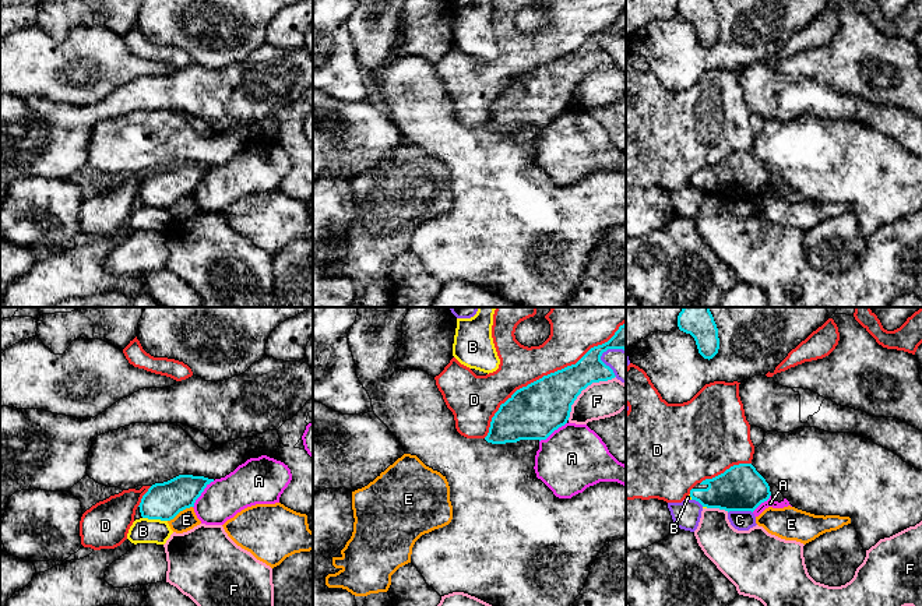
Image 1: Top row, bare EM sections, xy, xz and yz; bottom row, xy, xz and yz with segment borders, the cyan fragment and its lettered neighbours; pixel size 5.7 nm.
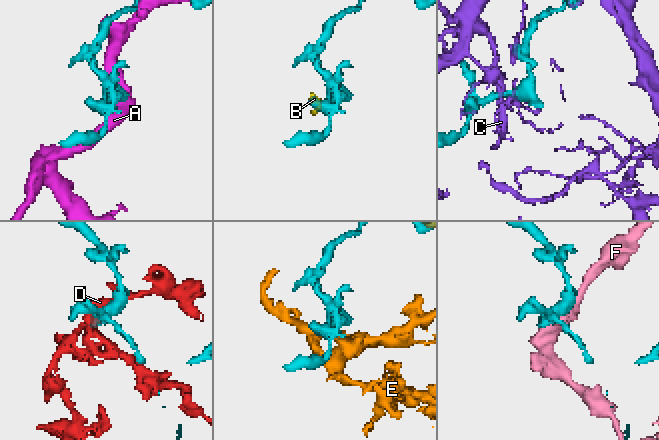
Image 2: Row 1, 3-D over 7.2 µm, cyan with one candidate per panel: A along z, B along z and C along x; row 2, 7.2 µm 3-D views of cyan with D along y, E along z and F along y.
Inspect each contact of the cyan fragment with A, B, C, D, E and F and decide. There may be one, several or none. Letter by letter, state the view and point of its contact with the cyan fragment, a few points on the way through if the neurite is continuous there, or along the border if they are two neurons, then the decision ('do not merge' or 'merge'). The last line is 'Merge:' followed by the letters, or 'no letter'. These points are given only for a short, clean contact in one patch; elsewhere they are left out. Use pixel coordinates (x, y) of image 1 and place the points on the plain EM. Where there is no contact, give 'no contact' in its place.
A: xy (201, 179) | do not merge
B: xy (155, 205) | do not merge
C: yz (739, 197) | do not merge
D: xz (548, 62) | do not merge
E: xy (179, 198) | do not merge
F: xz (584, 76) | do not merge
Merge: no letter

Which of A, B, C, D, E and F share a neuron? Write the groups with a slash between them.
A / B / C / D / E / F

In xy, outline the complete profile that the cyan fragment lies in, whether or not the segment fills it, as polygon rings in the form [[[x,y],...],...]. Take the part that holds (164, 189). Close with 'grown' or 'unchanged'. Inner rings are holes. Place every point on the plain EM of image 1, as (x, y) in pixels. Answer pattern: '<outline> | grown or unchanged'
[[[179,162],[168,169],[152,172],[142,183],[142,205],[170,208],[180,198],[194,194],[204,176],[214,169],[204,163]]] | unchanged

